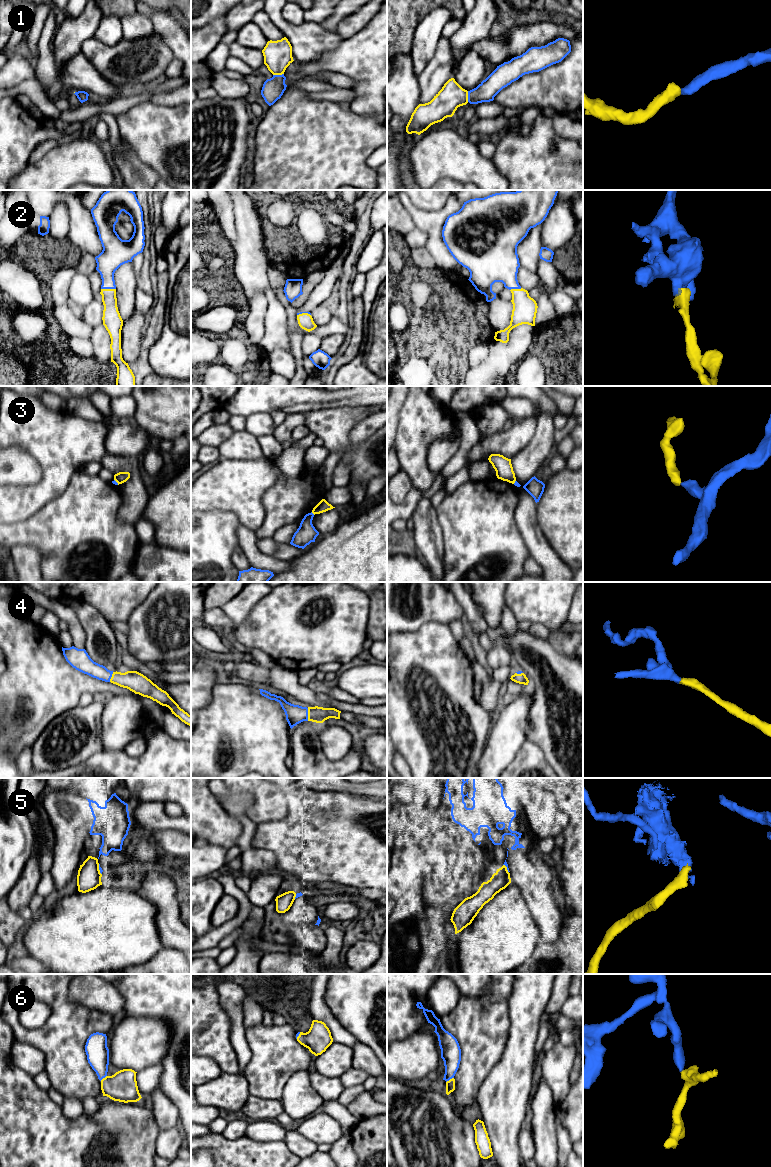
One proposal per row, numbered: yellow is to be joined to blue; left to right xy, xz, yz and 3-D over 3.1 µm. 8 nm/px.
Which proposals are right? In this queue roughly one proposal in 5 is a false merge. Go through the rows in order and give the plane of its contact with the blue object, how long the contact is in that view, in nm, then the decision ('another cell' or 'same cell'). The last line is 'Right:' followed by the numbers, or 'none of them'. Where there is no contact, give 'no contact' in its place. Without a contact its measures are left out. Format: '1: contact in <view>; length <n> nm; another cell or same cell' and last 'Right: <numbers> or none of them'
1: contact in xz; length 90 nm; same cell
2: contact in xy; length 120 nm; same cell
3: contact in xz; length 40 nm; another cell
4: contact in xz; length 100 nm; same cell
5: contact in xy; length 90 nm; another cell
6: contact in yz; length 80 nm; same cell
Right: 1, 2, 4, 6

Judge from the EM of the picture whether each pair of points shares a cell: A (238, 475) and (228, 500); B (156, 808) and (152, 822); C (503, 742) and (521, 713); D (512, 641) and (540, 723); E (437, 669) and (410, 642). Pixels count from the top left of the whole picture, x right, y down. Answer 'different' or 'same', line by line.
A: same
B: same
C: same
D: same
E: same

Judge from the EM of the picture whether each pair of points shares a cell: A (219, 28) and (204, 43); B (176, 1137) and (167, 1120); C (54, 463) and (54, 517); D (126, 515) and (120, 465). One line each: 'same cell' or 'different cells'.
A: same cell
B: different cells
C: different cells
D: same cell

